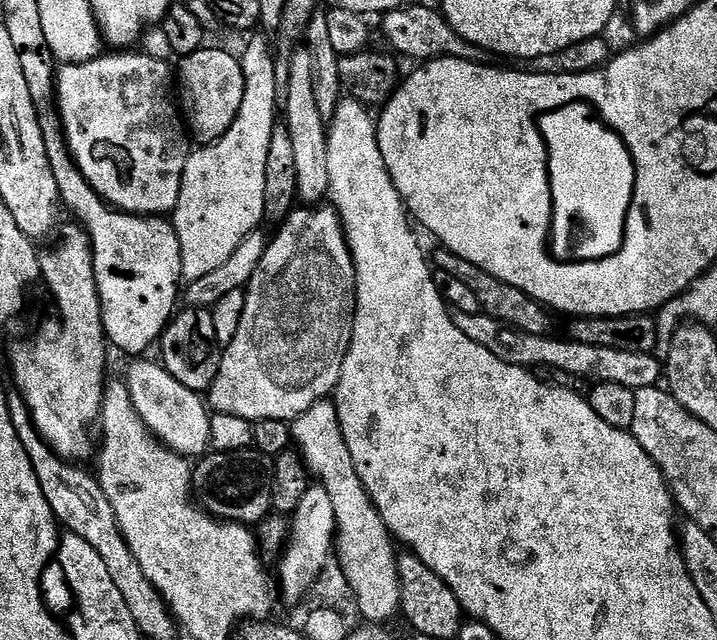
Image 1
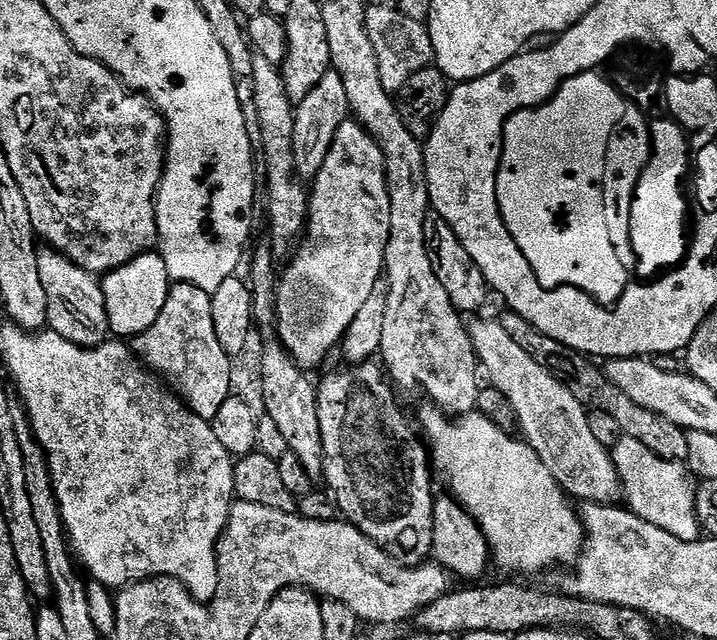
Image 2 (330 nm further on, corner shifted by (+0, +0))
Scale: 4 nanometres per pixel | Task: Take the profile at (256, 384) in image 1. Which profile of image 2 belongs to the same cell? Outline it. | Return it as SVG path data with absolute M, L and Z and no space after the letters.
M355 118L344 120L342 126L338 128L338 134L334 136L334 142L330 146L330 154L326 154L326 162L322 162L322 170L318 170L318 174L311 181L308 198L308 227L302 237L302 243L295 249L294 255L291 257L293 260L289 262L288 269L285 272L283 269L282 275L279 277L279 284L276 285L276 326L284 345L286 345L290 355L298 365L307 366L306 364L322 363L327 358L328 351L335 344L337 347L343 341L345 332L358 315L358 310L361 310L362 306L368 301L369 295L373 293L373 287L377 284L380 276L385 275L384 259L386 258L386 246L390 238L390 222L390 190L388 189L388 175L384 169L382 150L376 139L359 121Z

